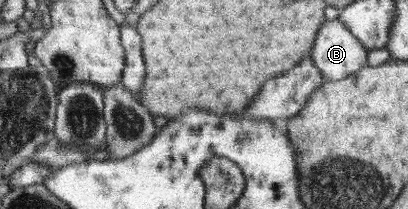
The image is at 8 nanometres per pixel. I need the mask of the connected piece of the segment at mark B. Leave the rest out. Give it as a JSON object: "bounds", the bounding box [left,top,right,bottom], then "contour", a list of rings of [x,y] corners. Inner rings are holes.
{"bounds":[311,18,369,81],"contour":[[[338,18],[326,21],[319,31],[311,55],[330,81],[346,79],[369,63],[369,50]]]}

